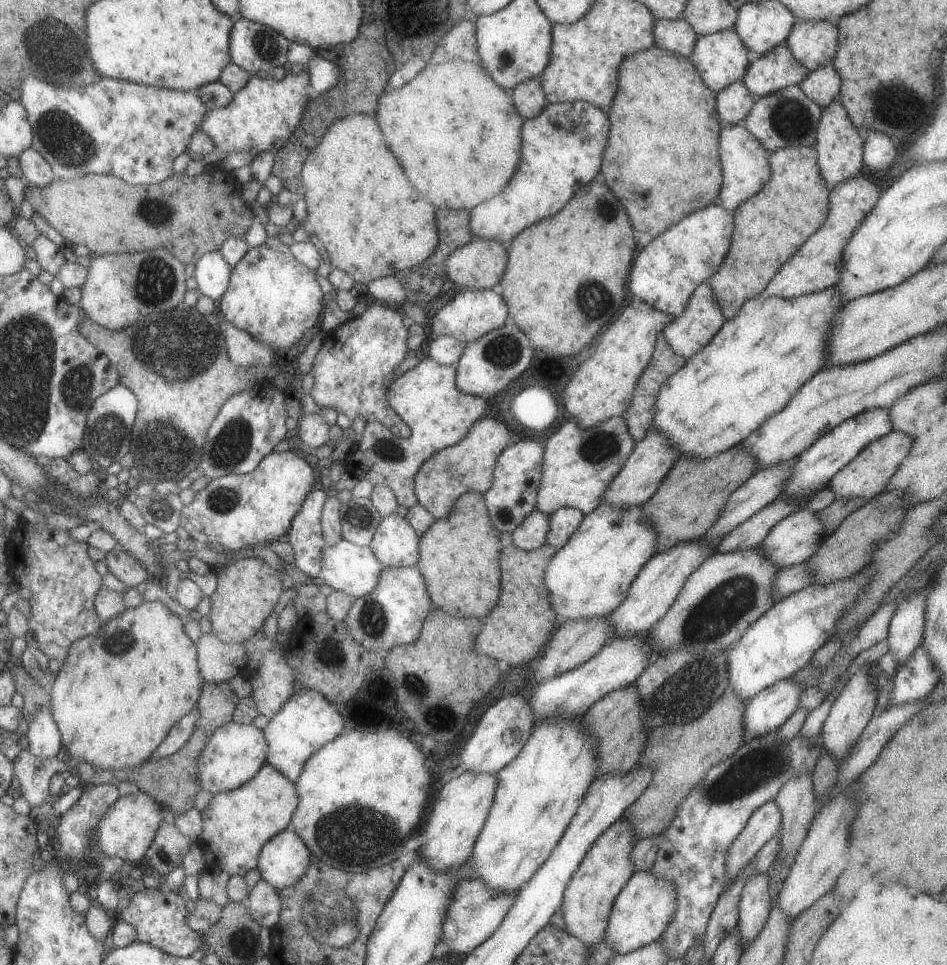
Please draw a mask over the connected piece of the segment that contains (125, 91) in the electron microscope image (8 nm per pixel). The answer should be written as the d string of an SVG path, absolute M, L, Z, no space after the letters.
M30 74L20 82L19 89L19 102L24 106L34 132L32 147L44 156L55 177L62 180L98 174L116 176L130 185L163 182L174 174L174 160L187 152L192 134L201 130L204 114L208 111L197 91L160 89L106 77L90 86L56 88Z

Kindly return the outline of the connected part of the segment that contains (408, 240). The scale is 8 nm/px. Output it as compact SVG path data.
M357 113L335 121L305 161L301 181L306 187L302 196L308 207L304 223L313 229L314 239L332 268L350 274L356 284L368 285L374 280L418 266L432 256L439 245L434 206L424 202L406 178L400 162L386 146L375 117Z

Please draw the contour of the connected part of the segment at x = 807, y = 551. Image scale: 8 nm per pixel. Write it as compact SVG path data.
M804 508L778 522L761 545L764 556L782 570L806 563L812 554L818 552L824 537L820 518Z

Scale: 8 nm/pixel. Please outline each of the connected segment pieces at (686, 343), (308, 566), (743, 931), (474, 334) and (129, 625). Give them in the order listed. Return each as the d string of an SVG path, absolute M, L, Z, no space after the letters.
M704 282L693 292L685 312L680 317L675 318L670 324L667 324L663 333L672 350L677 355L689 359L704 350L705 346L708 346L708 343L716 336L716 333L726 321L712 287L708 282Z
M319 486L310 492L300 512L294 516L290 531L285 537L296 553L296 569L310 577L320 577L320 560L322 550L326 546L321 528L321 515L329 495L330 493Z
M768 872L750 876L740 894L738 930L740 948L756 940L760 930L766 926L771 910Z
M468 289L458 294L454 300L448 302L435 314L430 330L427 331L427 338L434 339L442 335L452 335L460 339L460 342L469 343L504 325L508 316L509 308L502 295L492 289Z
M145 601L140 606L125 609L118 616L104 622L103 629L97 634L76 640L71 645L65 663L60 668L58 676L55 676L53 685L49 687L52 715L61 735L64 753L69 754L74 761L88 763L97 768L137 768L150 760L150 756L154 755L164 738L170 738L170 728L201 704L201 691L205 681L198 669L197 644L186 634L184 621L174 612L171 612L162 602Z

